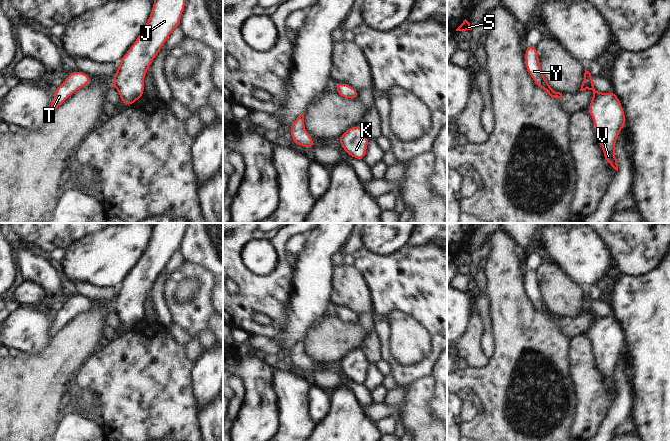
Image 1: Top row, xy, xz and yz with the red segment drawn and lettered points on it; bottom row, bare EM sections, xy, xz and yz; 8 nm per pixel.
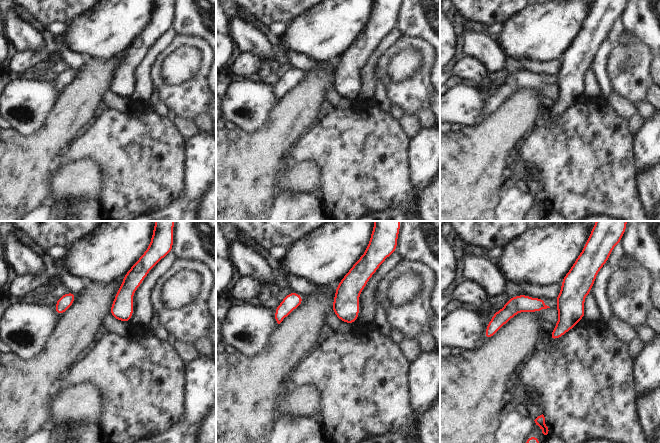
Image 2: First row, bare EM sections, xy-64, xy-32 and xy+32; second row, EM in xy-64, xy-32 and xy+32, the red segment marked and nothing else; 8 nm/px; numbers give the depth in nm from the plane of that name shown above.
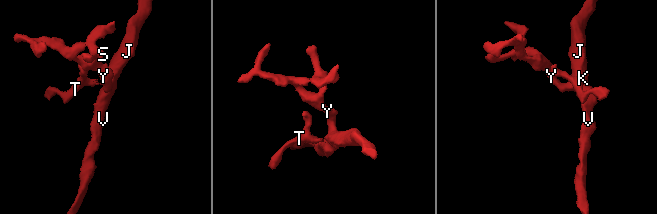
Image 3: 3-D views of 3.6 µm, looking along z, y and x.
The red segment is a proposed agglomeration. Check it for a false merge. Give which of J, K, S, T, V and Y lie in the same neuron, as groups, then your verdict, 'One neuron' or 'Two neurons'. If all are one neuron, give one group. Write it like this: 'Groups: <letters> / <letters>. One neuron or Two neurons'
Groups: J K S V Y / T. Two neurons.

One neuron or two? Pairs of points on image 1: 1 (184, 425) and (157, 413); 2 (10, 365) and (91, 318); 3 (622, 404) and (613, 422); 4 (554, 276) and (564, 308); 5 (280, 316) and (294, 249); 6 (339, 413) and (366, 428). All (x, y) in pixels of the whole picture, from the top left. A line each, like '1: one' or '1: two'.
1: one
2: one
3: one
4: one
5: two
6: one

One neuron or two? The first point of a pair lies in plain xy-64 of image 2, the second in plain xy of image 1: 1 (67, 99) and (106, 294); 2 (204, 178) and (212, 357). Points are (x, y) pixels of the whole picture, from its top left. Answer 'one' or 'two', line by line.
1: two
2: one

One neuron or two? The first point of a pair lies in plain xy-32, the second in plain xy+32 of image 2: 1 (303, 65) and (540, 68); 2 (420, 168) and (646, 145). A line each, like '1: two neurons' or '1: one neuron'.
1: one neuron
2: one neuron

